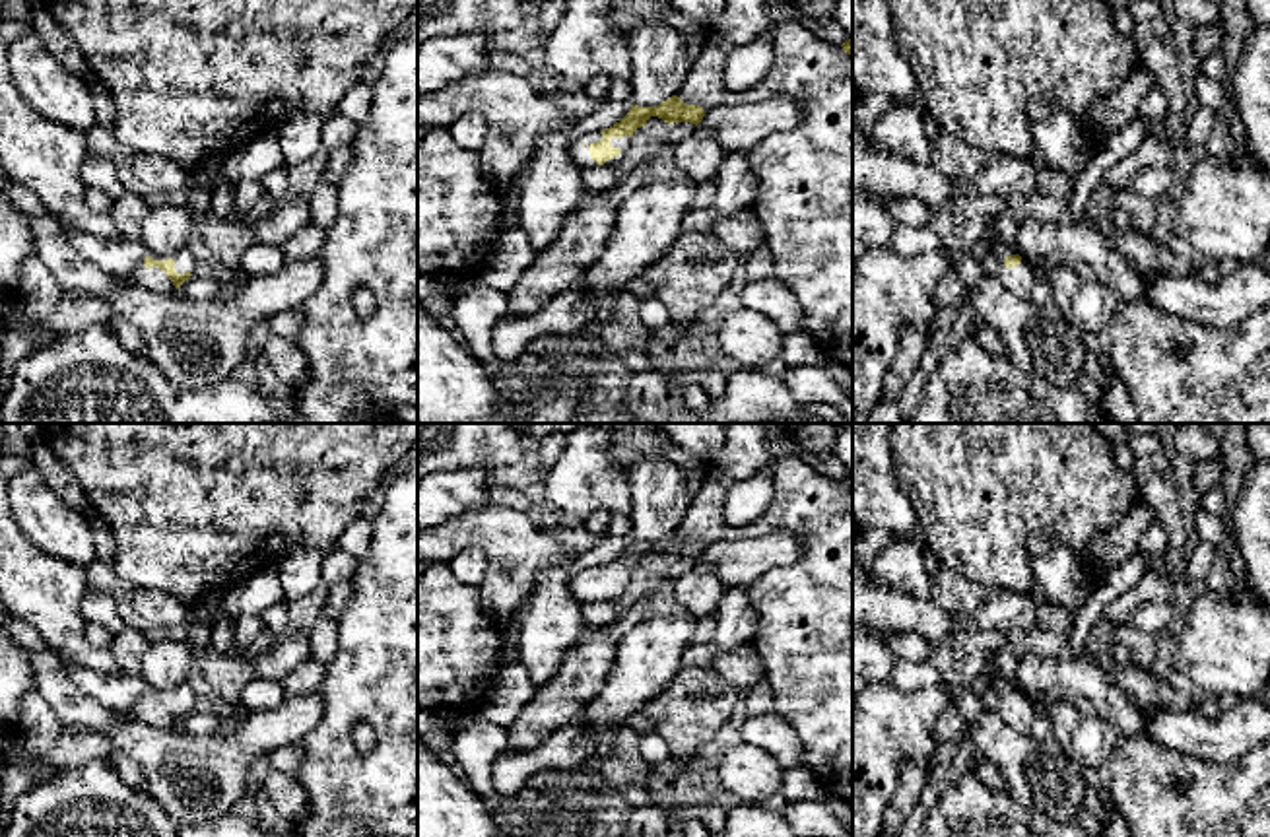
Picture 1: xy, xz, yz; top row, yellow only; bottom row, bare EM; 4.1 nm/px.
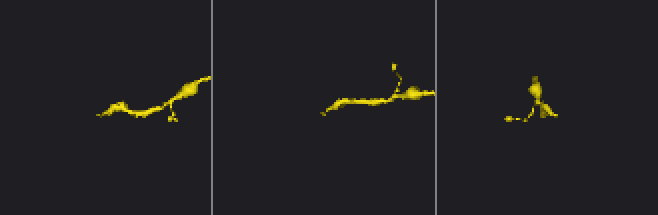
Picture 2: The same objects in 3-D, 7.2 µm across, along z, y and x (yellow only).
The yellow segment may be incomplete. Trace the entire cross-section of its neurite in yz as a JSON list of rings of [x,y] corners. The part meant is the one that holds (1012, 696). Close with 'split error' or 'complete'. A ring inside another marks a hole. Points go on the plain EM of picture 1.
[[[1006,691],[996,711],[1014,732],[1025,736],[1031,734],[1031,726],[1035,722],[1035,705],[1023,691]]]; split error

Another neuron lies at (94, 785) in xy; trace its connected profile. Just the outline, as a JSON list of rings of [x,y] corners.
[[[93,759],[37,785],[14,804],[2,837],[264,837],[260,823],[227,814],[206,823],[179,823],[140,788],[128,787],[109,763]]]

